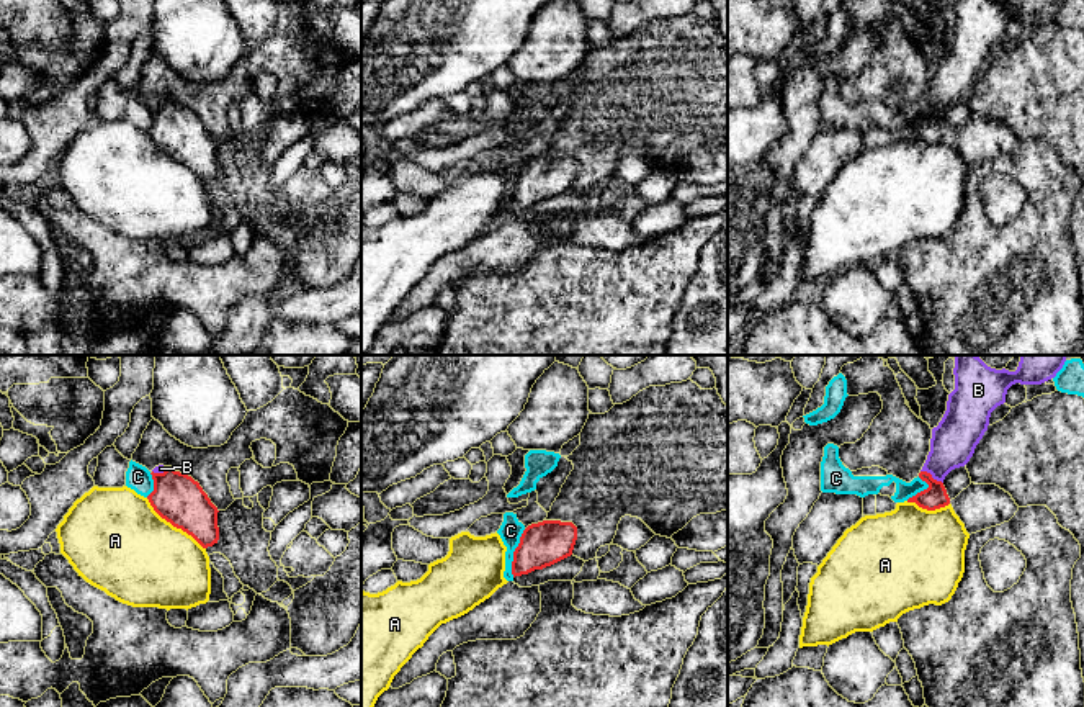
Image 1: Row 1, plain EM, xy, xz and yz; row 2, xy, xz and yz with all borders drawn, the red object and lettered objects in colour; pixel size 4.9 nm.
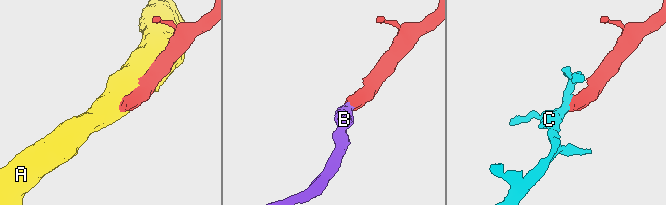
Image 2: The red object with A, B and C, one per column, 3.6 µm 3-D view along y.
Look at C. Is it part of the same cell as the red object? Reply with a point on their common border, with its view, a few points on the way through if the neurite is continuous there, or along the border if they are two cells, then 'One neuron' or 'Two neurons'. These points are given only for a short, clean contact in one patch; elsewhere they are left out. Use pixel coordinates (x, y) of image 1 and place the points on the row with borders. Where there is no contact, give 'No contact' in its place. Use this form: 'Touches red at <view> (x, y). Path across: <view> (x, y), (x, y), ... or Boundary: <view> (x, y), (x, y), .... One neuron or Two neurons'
Touches red at xz (514, 553). Boundary: xz (525, 529), (514, 552), (512, 576). Two neurons

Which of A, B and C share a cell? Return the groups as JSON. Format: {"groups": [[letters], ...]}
{"groups": [["A"], ["B"], ["C"]]}

